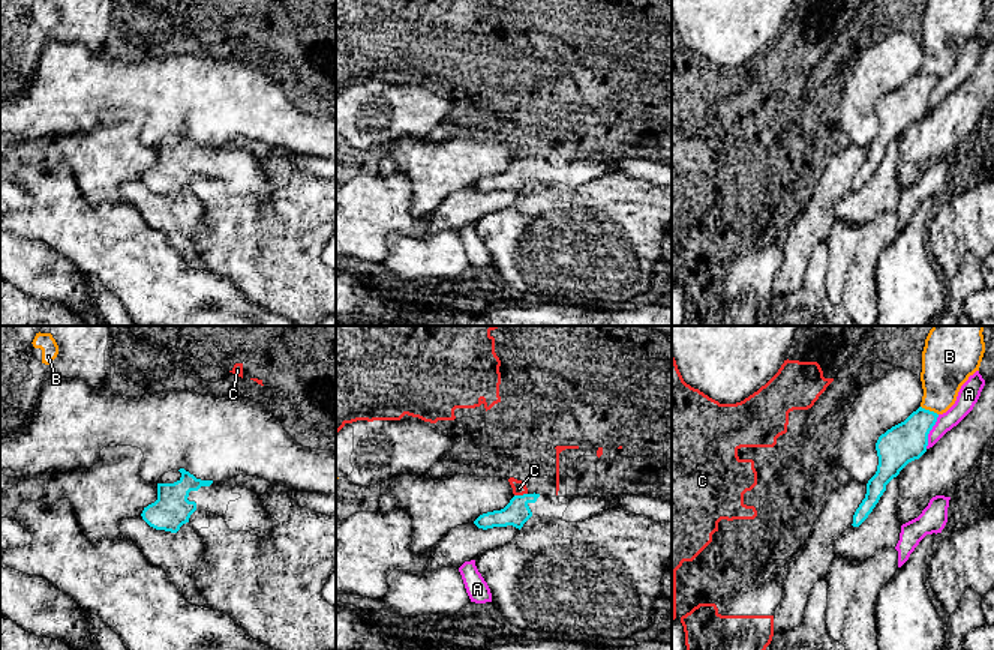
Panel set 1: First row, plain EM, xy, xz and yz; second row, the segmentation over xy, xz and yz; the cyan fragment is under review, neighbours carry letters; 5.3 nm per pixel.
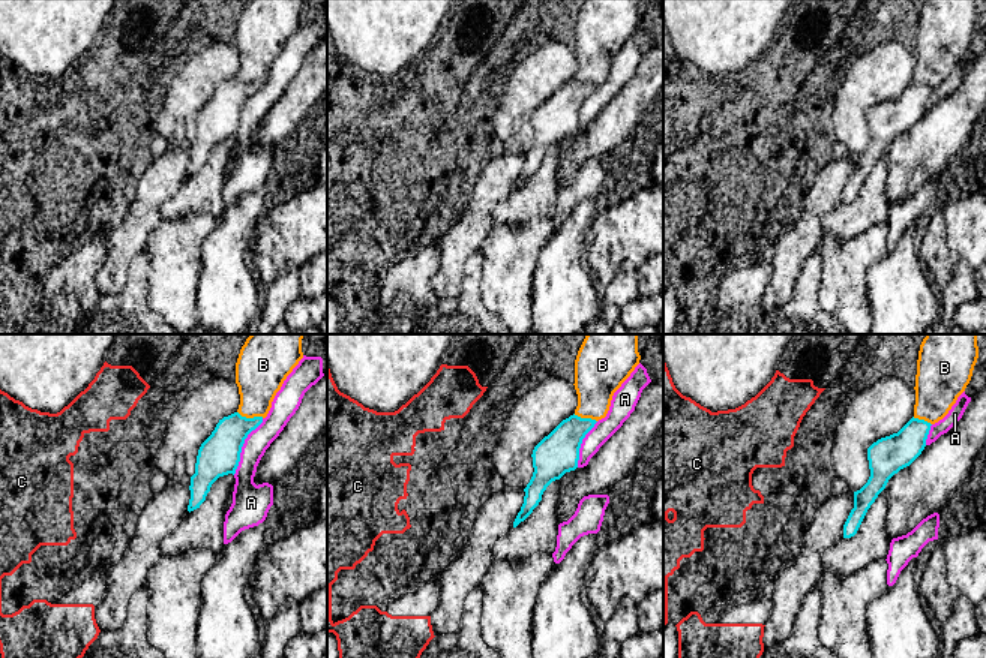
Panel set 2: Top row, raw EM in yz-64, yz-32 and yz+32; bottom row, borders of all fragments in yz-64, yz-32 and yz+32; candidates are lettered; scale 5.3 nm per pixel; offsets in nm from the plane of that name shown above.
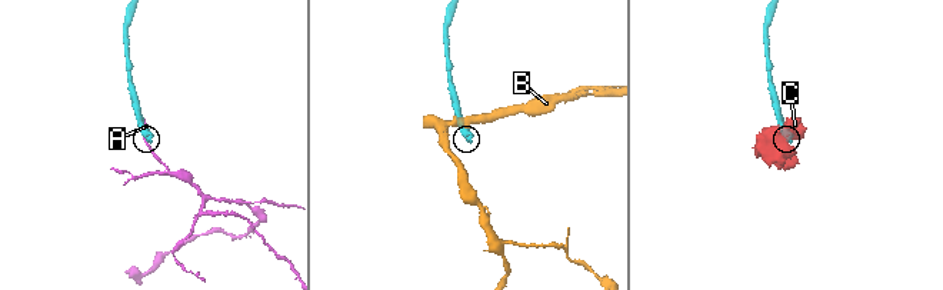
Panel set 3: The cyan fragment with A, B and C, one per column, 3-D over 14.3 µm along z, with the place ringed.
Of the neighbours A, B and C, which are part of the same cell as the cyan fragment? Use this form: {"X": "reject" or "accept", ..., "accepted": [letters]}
{"A": "reject", "B": "reject", "C": "reject", "accepted": []}

